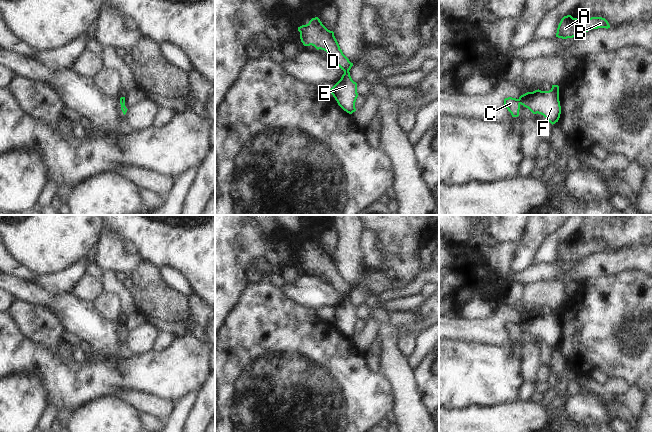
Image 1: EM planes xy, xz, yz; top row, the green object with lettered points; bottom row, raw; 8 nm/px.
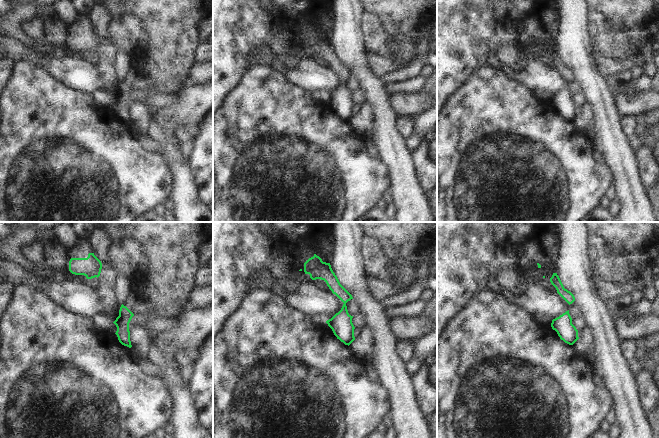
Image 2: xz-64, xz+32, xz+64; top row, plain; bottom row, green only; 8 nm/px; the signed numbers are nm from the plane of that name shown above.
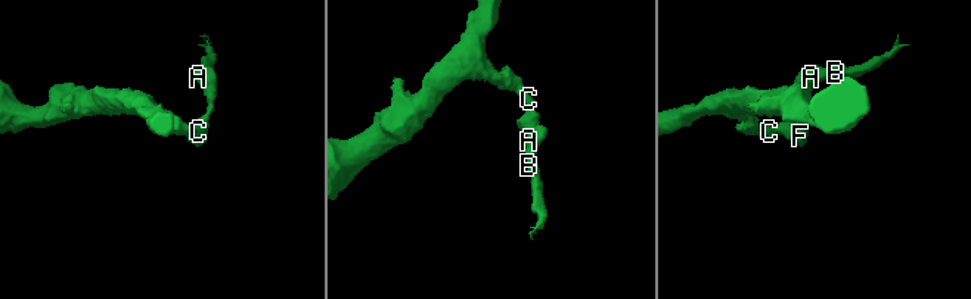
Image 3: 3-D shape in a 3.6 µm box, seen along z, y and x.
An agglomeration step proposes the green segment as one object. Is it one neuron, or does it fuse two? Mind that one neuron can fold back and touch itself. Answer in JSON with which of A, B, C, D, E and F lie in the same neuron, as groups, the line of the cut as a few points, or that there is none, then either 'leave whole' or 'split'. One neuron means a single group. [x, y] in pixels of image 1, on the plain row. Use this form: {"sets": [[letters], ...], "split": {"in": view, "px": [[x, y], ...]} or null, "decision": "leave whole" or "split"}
{"sets": [["A", "B", "E", "F"], ["C", "D"]], "split": {"in": "xz", "px": [[348, 294], [344, 296]]}, "decision": "split"}

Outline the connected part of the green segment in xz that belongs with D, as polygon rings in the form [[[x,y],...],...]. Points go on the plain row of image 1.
[[[318,241],[312,242],[308,248],[298,251],[298,255],[304,270],[312,269],[317,274],[326,275],[344,296],[351,293],[353,287],[343,278],[334,256],[328,254]]]

